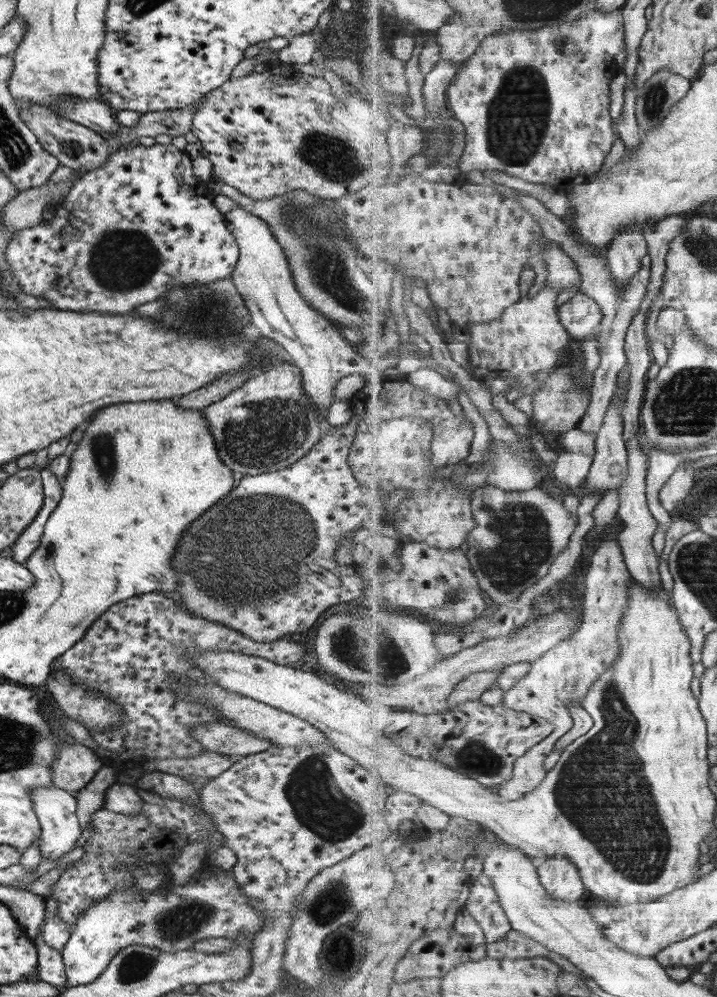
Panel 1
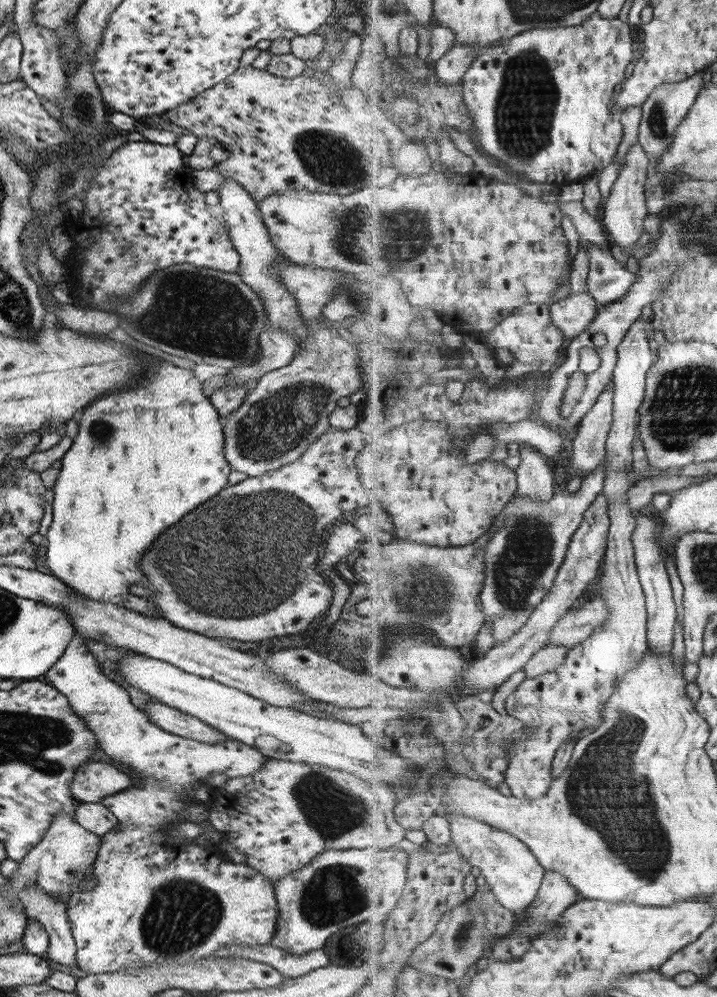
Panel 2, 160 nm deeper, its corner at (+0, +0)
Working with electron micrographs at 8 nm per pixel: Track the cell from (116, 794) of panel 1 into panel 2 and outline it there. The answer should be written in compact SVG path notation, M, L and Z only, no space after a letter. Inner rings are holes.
M76 634L42 679L65 695L73 712L93 731L101 750L124 766L122 770L133 779L131 786L100 800L117 819L117 824L101 837L92 865L92 876L97 880L95 886L87 892L71 893L65 904L67 922L76 944L75 966L87 975L113 973L125 968L141 969L148 964L163 967L193 962L212 956L216 950L232 944L268 944L274 935L278 911L274 887L267 877L245 864L225 862L221 854L213 854L209 848L199 848L189 845L189 842L177 842L177 846L171 846L173 842L163 842L167 840L166 824L185 820L184 808L193 804L187 795L176 792L184 792L194 784L209 784L210 776L215 772L221 772L228 778L251 776L261 770L267 758L234 738L206 743L161 730L141 709L133 706L128 692L121 685L102 673L95 657Z

